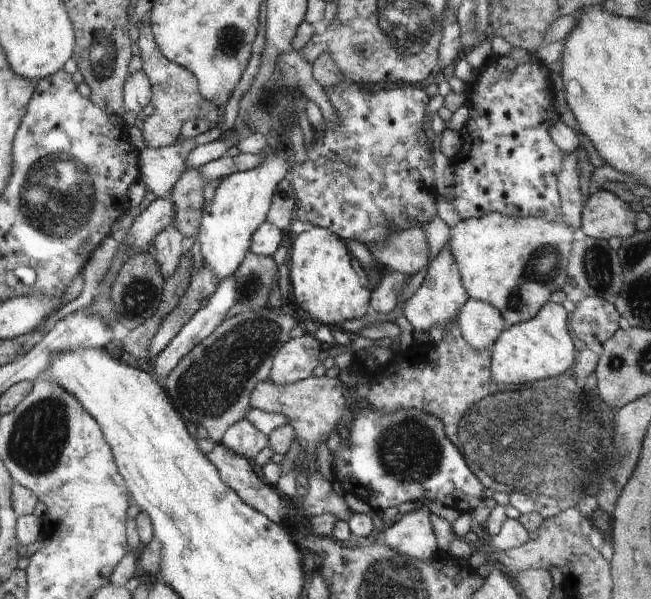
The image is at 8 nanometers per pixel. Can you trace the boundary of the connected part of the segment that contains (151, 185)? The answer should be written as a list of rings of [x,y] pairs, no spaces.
[[[172,145],[167,147],[146,147],[141,154],[143,181],[147,189],[157,198],[171,198],[173,186],[180,174],[186,170],[186,156],[172,156]]]

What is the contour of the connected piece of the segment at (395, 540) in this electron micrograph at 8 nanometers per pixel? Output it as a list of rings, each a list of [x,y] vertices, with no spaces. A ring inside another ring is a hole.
[[[427,507],[404,513],[402,518],[376,537],[382,538],[390,548],[419,561],[430,558],[436,552],[436,536]]]

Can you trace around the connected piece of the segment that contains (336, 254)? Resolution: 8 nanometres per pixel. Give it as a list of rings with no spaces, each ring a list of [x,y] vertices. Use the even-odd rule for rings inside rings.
[[[316,226],[312,230],[292,236],[289,243],[287,263],[292,285],[291,300],[309,312],[319,326],[340,328],[345,320],[362,318],[367,314],[368,304],[371,303],[370,294],[373,292],[365,268],[359,260],[354,260],[346,243],[329,228]]]

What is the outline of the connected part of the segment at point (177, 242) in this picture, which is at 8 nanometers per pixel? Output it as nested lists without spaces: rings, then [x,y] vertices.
[[[175,225],[167,226],[154,237],[152,252],[157,256],[162,272],[172,276],[185,253],[187,238],[180,234]]]

